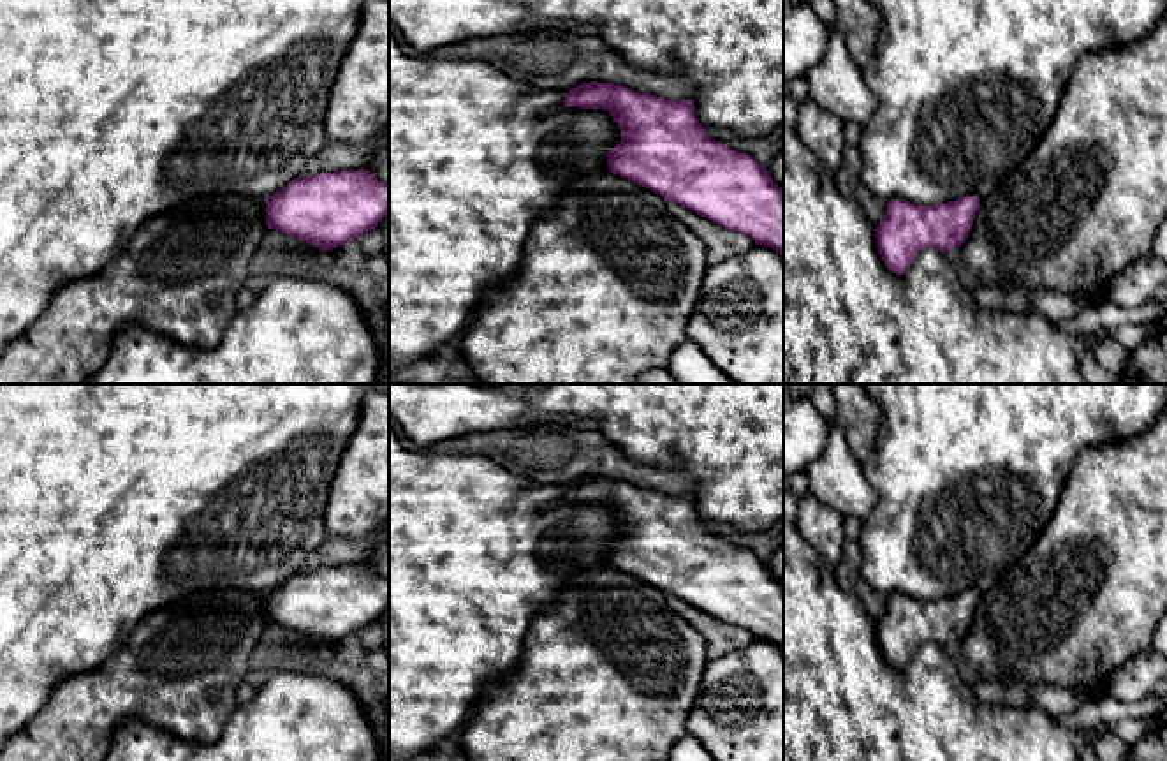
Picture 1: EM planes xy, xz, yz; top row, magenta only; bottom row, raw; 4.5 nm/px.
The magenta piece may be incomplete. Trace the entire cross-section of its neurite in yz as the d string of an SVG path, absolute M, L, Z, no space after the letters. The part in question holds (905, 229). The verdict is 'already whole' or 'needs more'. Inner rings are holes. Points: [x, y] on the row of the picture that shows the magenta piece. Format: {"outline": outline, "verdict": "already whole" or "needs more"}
{"outline": "M975 196L929 206L891 199L875 229L884 264L889 271L903 275L928 247L942 254L961 247L972 231L979 206L980 199Z", "verdict": "already whole"}

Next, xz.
{"outline": "M583 83L570 90L565 107L609 111L621 129L621 141L607 153L609 171L660 194L665 201L678 203L729 231L750 236L757 245L774 248L783 259L783 190L773 181L769 171L753 157L738 153L727 144L711 139L695 118L694 100L674 100L639 93L613 83Z", "verdict": "already whole"}

